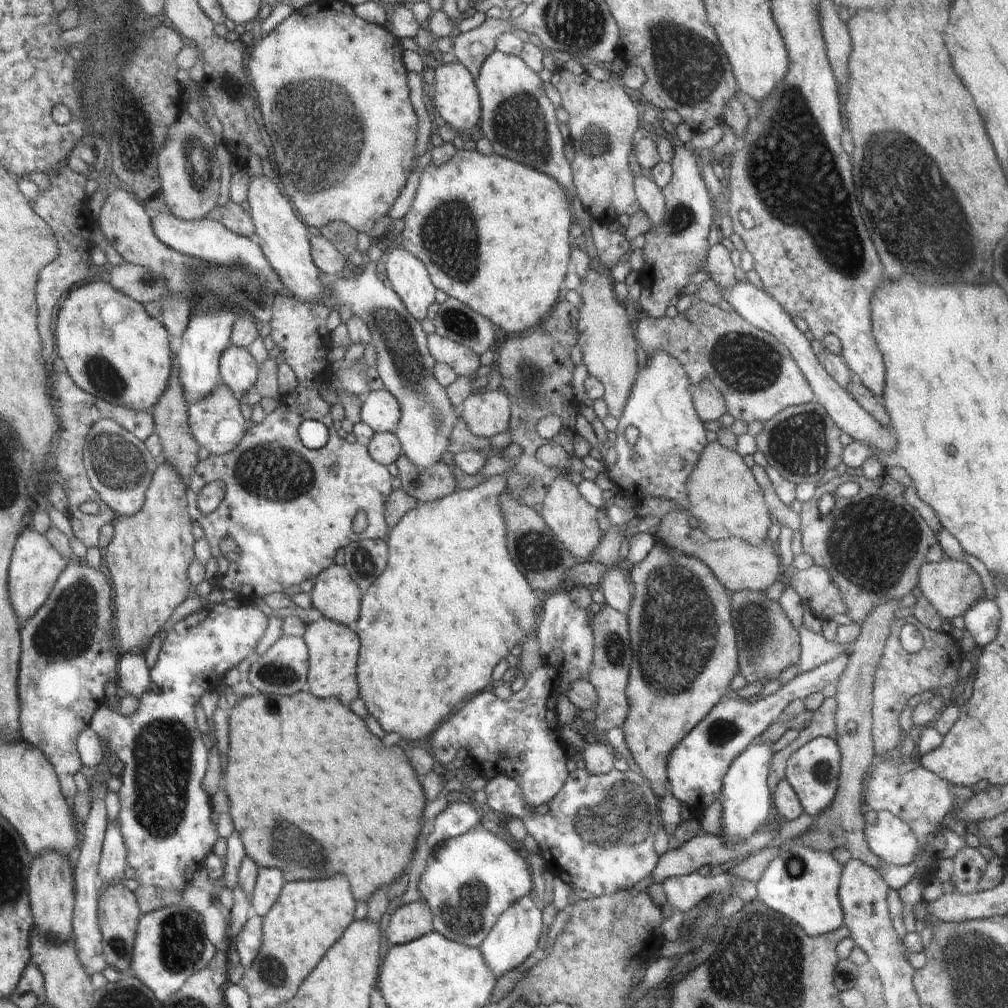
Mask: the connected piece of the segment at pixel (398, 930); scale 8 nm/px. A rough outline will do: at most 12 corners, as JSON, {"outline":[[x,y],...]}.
{"outline":[[421,899],[400,905],[385,936],[403,945],[434,931]]}

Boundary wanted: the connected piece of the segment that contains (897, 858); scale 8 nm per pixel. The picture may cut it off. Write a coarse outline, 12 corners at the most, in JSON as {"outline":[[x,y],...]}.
{"outline":[[888,811],[865,827],[876,857],[896,866],[915,861],[919,839]]}

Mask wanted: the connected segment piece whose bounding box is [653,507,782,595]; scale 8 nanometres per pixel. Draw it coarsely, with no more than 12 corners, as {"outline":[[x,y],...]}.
{"outline":[[686,508],[662,516],[657,540],[707,563],[732,595],[782,577],[777,544],[711,539]]}

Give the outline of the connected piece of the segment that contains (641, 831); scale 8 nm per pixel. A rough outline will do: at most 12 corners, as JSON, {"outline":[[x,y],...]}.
{"outline":[[575,769],[548,814],[513,778],[483,788],[545,866],[597,897],[650,876],[650,782]]}

